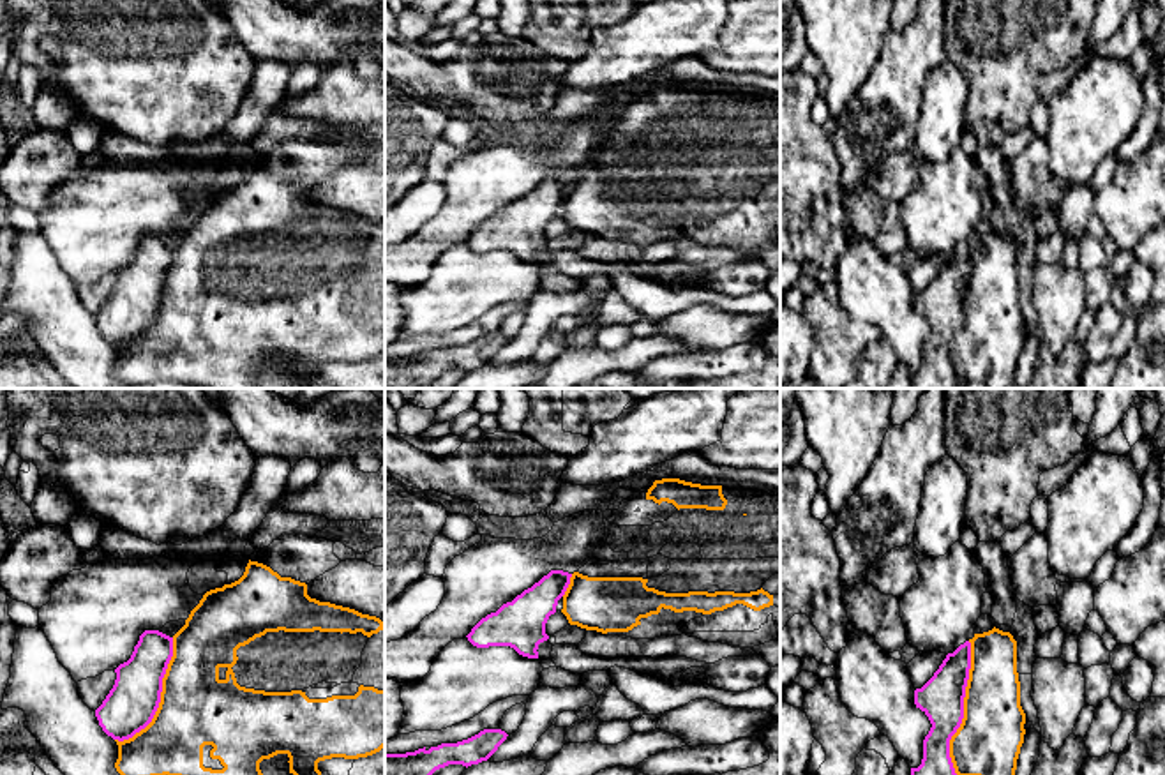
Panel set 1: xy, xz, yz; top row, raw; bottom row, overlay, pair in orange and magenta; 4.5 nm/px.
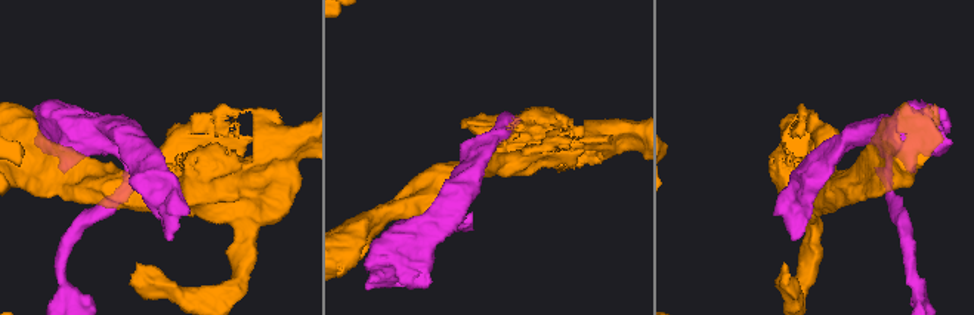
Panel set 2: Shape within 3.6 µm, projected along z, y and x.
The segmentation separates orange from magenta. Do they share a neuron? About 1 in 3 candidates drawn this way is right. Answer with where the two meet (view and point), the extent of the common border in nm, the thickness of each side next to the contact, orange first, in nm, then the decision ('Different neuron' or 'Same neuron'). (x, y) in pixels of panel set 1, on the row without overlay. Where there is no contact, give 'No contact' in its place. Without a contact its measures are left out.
Touches orange at yz (964, 315). Shared border 650 nm. Thickness 300 nm (orange) against 200 nm. Different neuron

